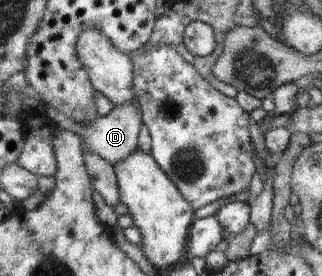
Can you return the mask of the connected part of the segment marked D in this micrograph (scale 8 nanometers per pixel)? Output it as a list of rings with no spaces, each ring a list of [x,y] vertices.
[[[134,105],[114,106],[108,116],[100,116],[98,119],[85,125],[78,125],[72,118],[58,113],[51,107],[46,109],[46,116],[50,119],[51,125],[74,132],[81,138],[81,144],[86,146],[86,151],[91,151],[100,156],[112,167],[129,158],[138,149],[137,137],[143,122],[139,107]]]

